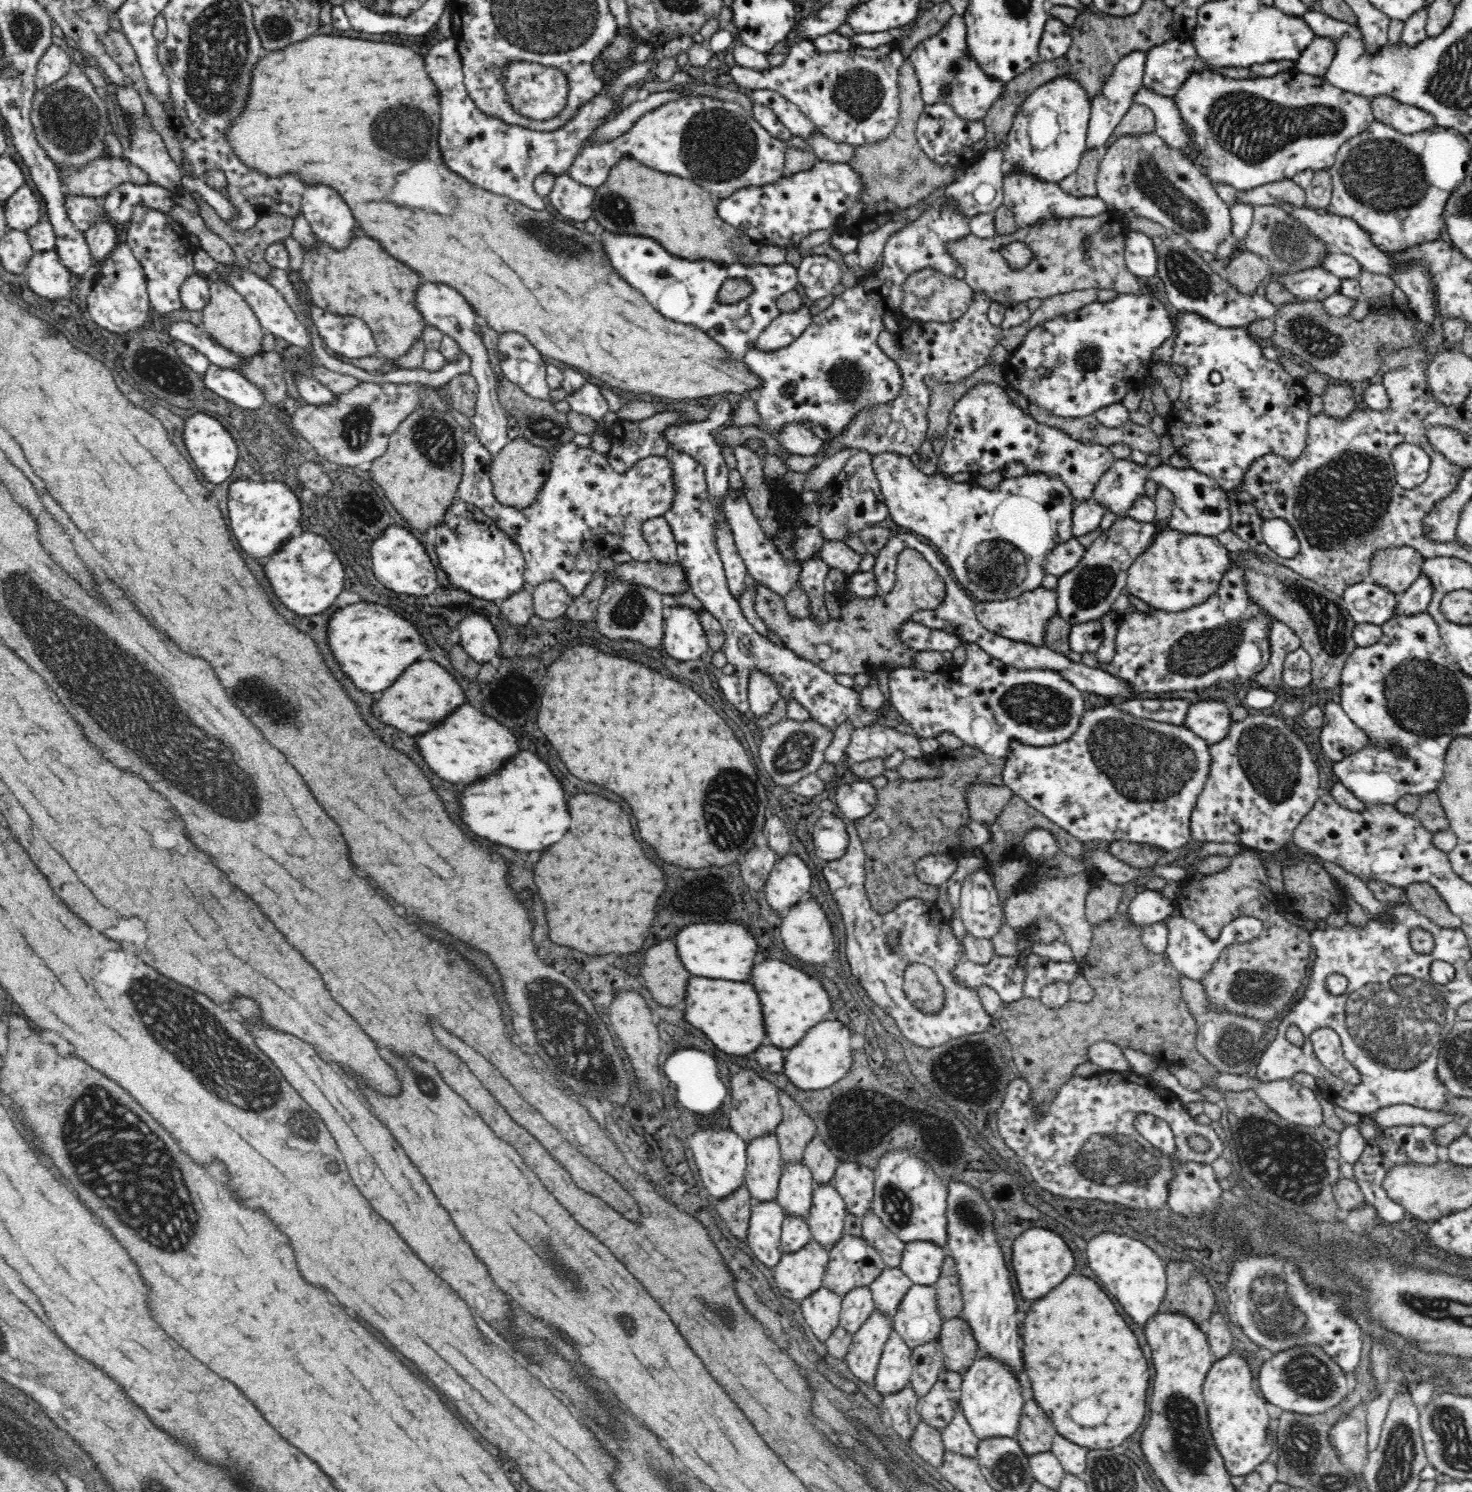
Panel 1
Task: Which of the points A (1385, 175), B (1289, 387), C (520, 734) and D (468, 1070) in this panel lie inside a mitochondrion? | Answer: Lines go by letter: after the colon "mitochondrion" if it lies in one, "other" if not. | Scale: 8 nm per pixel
A: mitochondrion
B: other
C: other
D: other

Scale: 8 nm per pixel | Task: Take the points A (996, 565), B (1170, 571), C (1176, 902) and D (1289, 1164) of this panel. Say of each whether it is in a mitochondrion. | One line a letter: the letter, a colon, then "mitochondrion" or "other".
A: mitochondrion
B: other
C: other
D: mitochondrion

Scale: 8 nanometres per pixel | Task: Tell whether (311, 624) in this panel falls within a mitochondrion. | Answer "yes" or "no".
no

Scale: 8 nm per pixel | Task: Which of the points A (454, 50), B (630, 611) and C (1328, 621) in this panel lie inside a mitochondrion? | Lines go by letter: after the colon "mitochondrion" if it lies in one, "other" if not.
A: other
B: mitochondrion
C: mitochondrion

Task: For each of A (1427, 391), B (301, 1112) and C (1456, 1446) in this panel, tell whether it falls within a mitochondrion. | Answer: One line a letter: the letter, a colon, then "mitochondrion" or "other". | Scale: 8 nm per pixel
A: other
B: mitochondrion
C: mitochondrion

